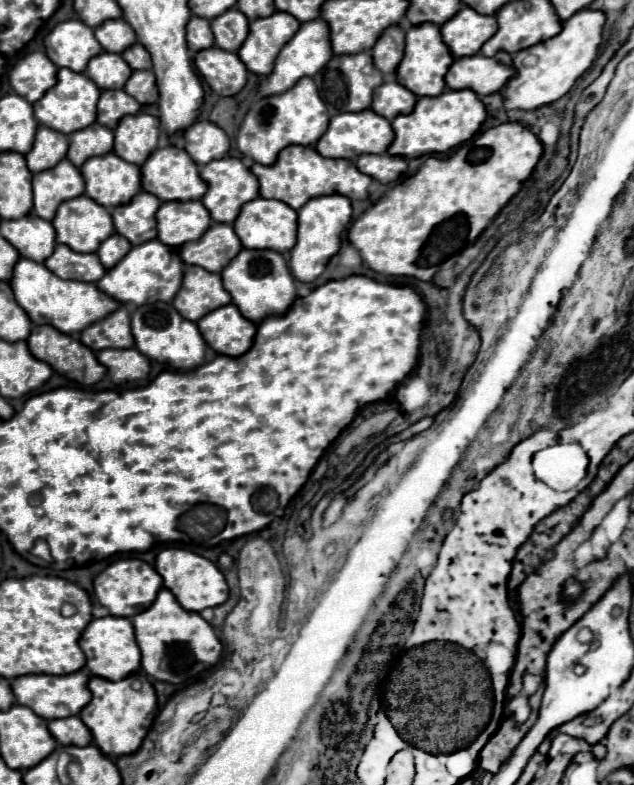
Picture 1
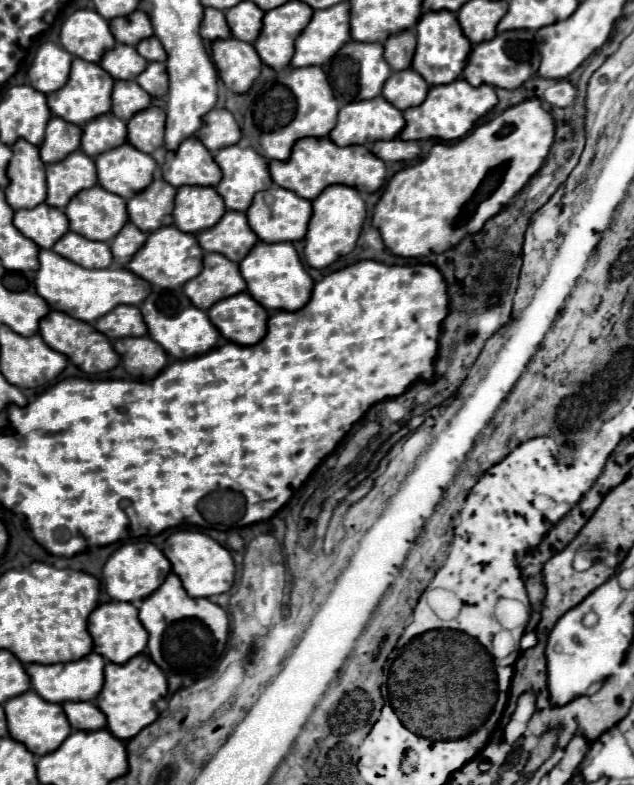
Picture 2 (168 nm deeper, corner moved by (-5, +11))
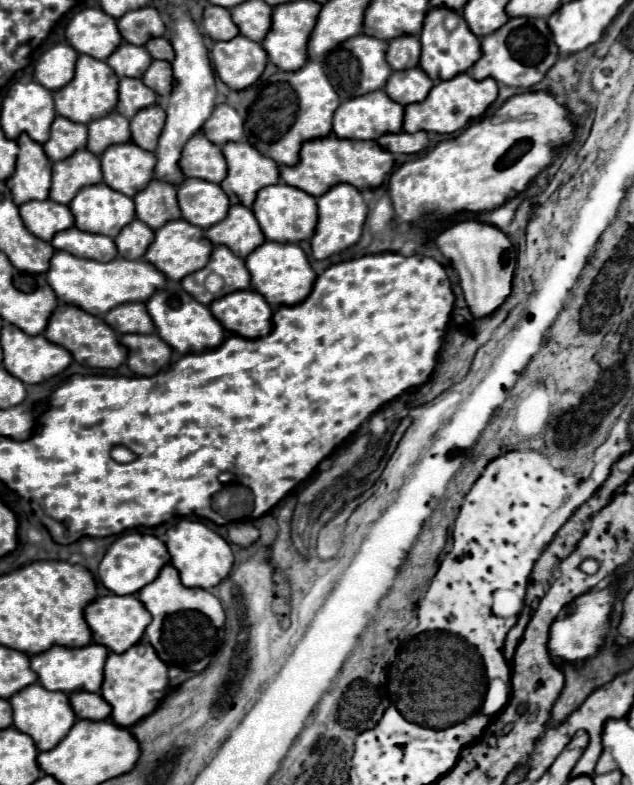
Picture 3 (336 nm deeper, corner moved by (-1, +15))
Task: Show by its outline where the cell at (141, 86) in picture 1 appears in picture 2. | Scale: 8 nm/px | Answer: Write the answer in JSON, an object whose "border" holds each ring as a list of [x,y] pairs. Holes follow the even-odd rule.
{"border":[[[149,62],[147,68],[135,78],[135,82],[151,96],[161,98],[167,94],[167,70],[163,62]]]}

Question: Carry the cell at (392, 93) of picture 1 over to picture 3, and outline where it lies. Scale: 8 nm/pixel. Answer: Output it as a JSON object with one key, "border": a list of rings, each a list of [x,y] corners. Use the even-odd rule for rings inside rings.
{"border":[[[409,68],[401,72],[393,72],[387,80],[385,92],[391,100],[407,106],[413,102],[423,102],[433,88],[433,80],[421,68]]]}

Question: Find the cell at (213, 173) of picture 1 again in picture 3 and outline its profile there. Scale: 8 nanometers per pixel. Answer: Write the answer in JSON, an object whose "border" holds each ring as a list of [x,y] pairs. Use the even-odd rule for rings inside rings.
{"border":[[[227,142],[223,154],[229,166],[227,178],[221,188],[229,196],[231,204],[253,206],[261,188],[279,182],[279,166],[275,160],[259,154],[247,142]]]}

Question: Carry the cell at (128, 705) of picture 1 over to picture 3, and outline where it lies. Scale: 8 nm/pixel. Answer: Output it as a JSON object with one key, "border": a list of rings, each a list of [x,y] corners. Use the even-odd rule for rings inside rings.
{"border":[[[137,642],[123,654],[111,652],[107,656],[101,696],[111,704],[113,708],[111,718],[115,724],[129,728],[139,720],[143,720],[145,716],[149,716],[165,696],[167,686],[169,686],[167,666],[163,664],[163,660],[159,660],[155,648],[151,648],[149,642]]]}

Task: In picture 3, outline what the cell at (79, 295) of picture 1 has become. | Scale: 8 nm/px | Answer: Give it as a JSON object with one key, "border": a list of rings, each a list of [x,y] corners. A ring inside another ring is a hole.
{"border":[[[55,252],[51,258],[51,268],[47,272],[47,282],[55,290],[57,298],[65,304],[75,304],[93,316],[105,316],[111,308],[125,302],[147,302],[157,290],[167,288],[167,276],[159,272],[147,260],[127,260],[115,258],[111,262],[97,262],[87,258],[77,258],[69,252]]]}

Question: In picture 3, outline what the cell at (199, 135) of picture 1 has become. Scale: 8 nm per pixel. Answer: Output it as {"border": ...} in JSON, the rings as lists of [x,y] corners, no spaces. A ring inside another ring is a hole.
{"border":[[[219,104],[215,106],[211,118],[205,122],[203,134],[213,144],[219,144],[219,146],[227,142],[237,142],[243,138],[243,118],[229,104]]]}

